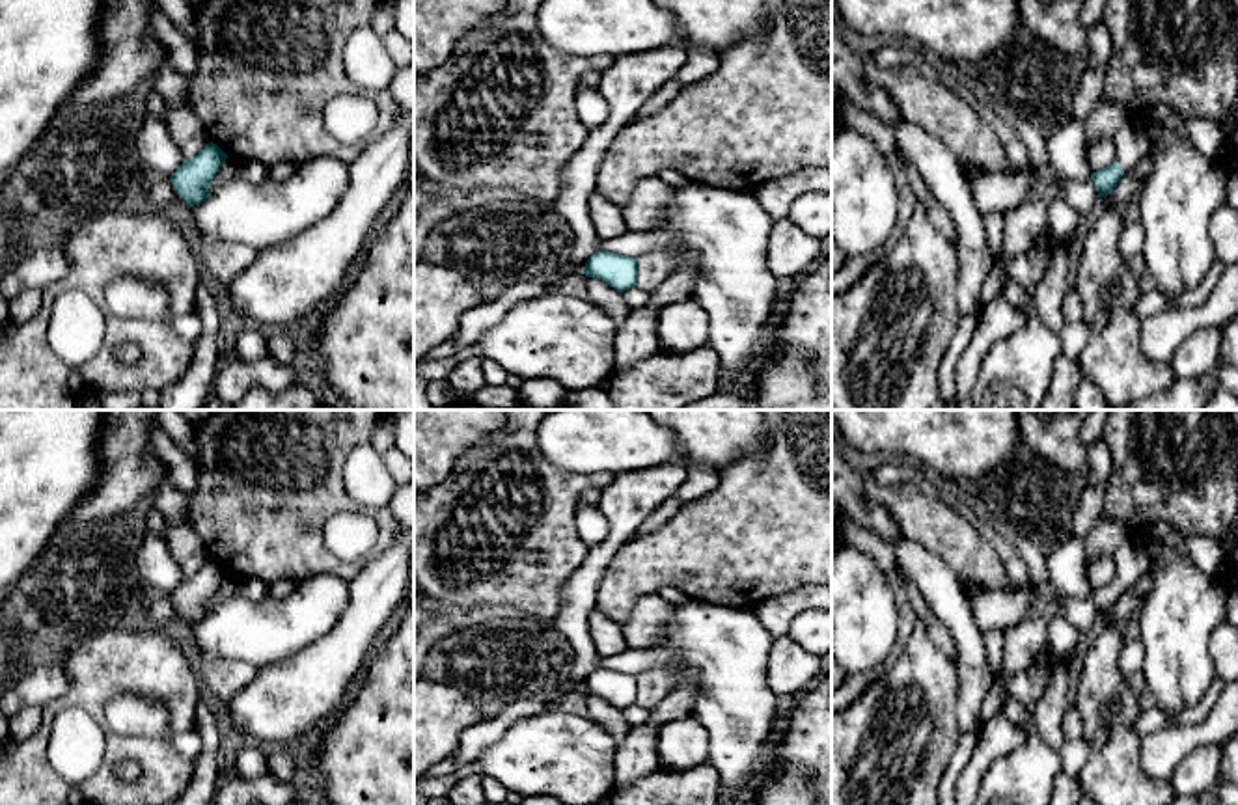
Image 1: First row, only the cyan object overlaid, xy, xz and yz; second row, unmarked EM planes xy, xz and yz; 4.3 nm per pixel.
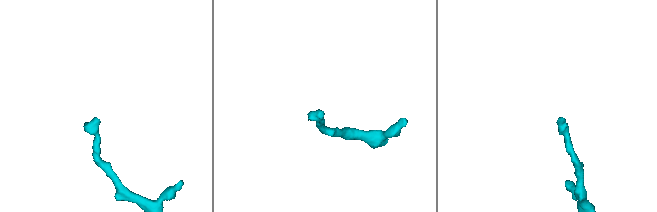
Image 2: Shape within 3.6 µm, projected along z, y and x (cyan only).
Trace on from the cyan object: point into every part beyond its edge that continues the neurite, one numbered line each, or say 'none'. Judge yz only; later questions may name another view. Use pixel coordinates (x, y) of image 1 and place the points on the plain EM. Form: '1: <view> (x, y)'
1: yz (1132, 563)

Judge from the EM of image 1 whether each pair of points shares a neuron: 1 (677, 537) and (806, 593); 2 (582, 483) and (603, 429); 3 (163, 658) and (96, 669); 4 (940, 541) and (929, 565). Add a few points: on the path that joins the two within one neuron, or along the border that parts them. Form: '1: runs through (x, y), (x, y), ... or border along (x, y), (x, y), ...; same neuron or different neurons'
1: border along (811, 584), (770, 595), (754, 606); different neurons
2: border along (545, 455), (565, 470), (588, 472), (591, 476); different neurons
3: runs through (146, 662), (112, 662); same neuron
4: border along (903, 533), (933, 552), (962, 587); different neurons

